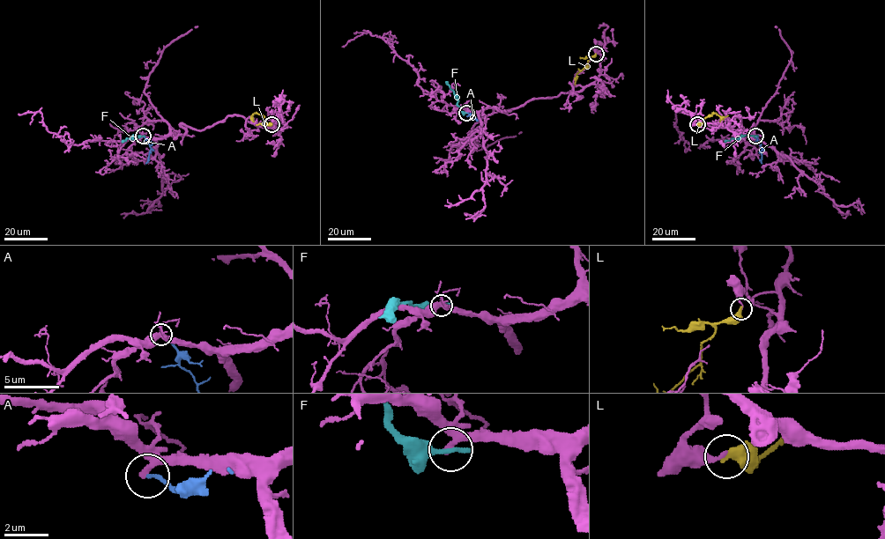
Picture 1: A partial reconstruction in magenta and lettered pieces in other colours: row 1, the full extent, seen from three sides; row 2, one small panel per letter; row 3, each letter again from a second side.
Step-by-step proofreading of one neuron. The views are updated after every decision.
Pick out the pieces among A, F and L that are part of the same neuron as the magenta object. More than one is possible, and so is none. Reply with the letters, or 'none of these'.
none of these

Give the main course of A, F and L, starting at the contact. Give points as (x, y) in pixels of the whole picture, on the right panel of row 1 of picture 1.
A: (756, 136), (762, 149), (762, 163)
F: (755, 136), (741, 136), (725, 141)
L: (697, 124), (700, 125), (715, 113), (720, 116), (727, 115)

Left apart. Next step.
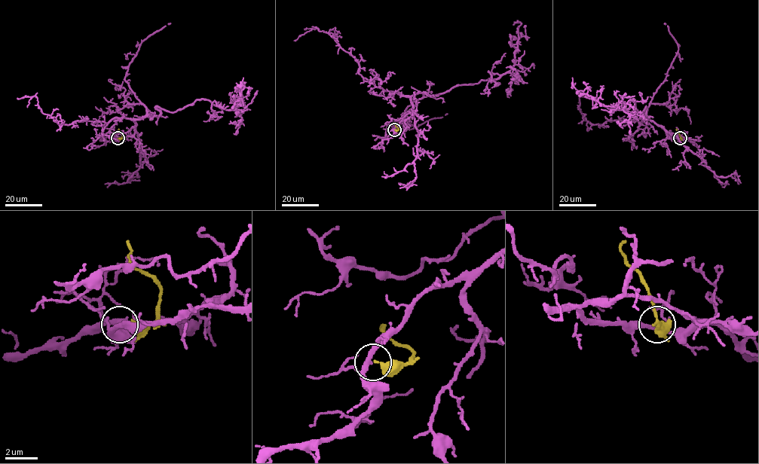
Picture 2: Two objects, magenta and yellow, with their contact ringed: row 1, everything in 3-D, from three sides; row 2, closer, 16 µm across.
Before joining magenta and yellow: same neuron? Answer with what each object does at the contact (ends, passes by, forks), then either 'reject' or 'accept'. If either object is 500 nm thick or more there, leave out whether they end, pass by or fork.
magenta forks | yellow ends | reject

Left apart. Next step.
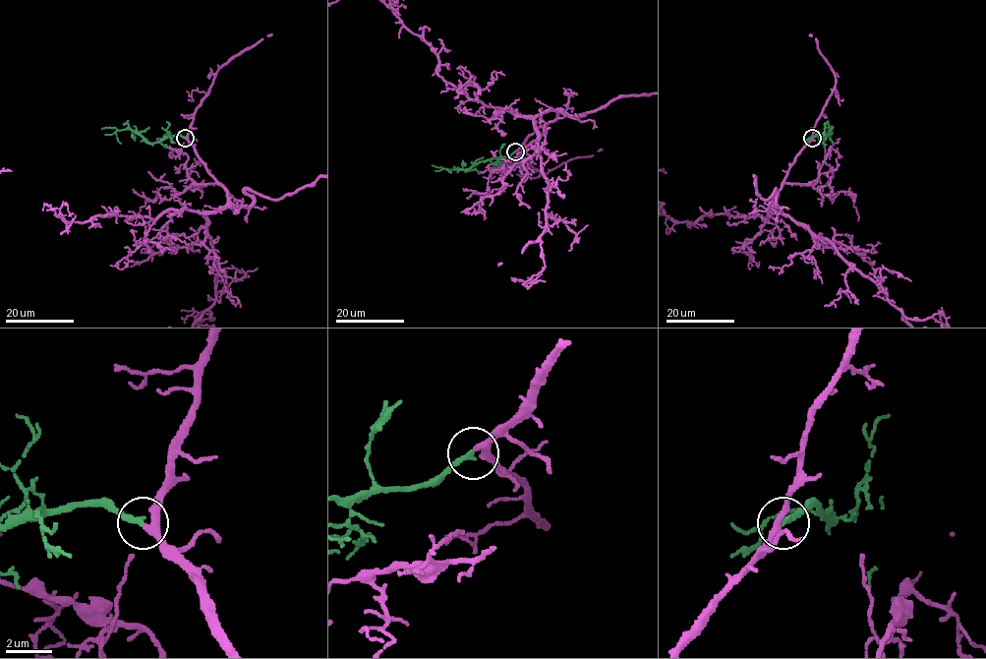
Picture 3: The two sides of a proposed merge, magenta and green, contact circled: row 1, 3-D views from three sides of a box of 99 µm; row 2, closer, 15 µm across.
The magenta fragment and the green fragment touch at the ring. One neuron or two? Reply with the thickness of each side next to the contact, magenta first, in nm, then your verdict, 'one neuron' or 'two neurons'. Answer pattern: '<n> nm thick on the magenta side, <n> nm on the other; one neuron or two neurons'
280 nm thick on the magenta side, 240 nm on the other; one neuron

